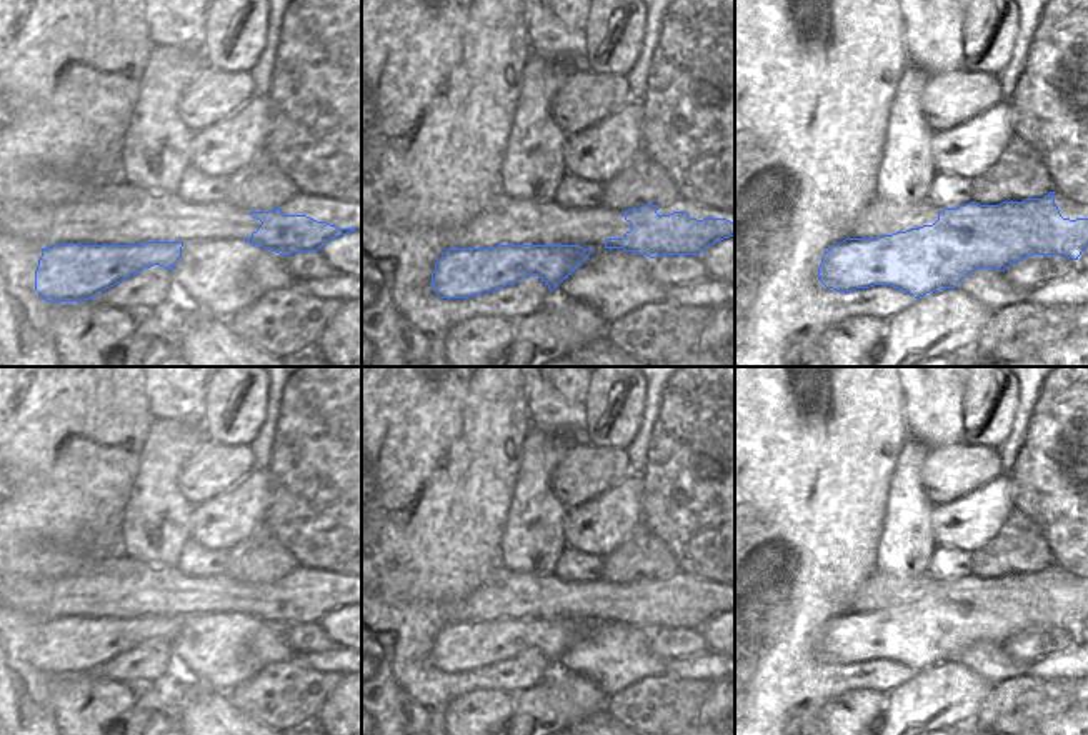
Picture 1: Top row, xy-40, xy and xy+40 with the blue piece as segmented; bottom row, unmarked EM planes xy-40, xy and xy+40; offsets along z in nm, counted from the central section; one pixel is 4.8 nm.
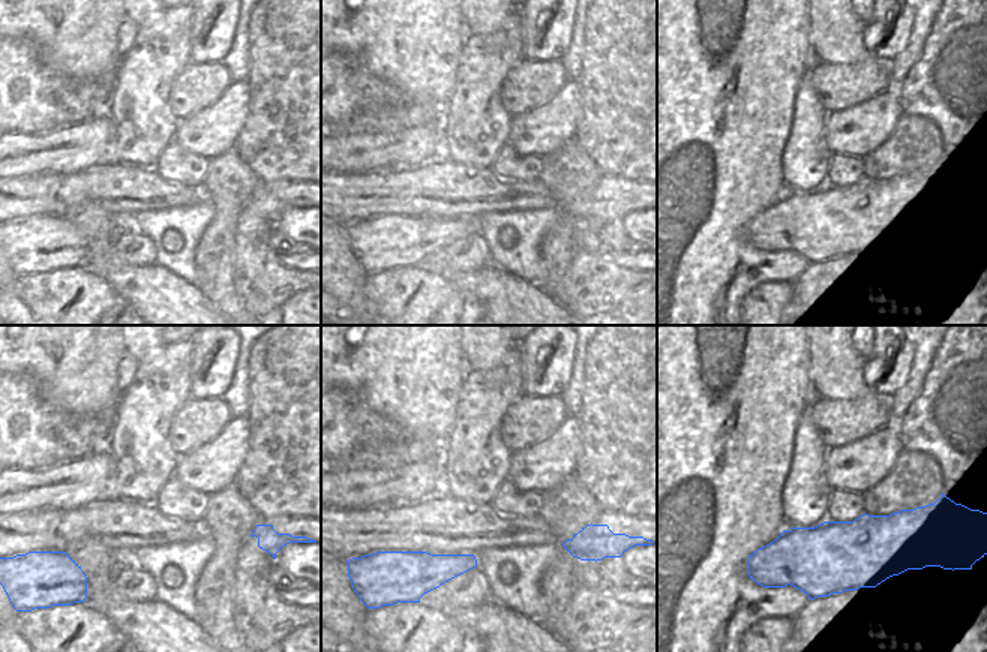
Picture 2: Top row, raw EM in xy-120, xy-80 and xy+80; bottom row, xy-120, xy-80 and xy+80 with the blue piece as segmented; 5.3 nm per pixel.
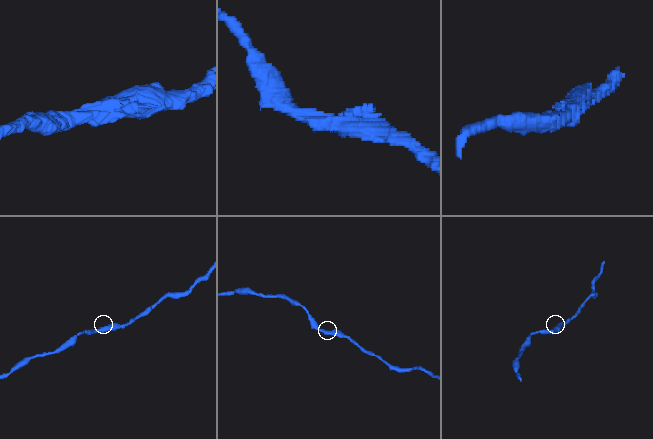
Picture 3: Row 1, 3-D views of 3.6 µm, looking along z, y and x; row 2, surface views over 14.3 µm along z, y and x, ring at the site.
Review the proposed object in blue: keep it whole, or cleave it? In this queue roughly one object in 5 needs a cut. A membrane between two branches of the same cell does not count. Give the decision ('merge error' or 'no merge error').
no merge error

